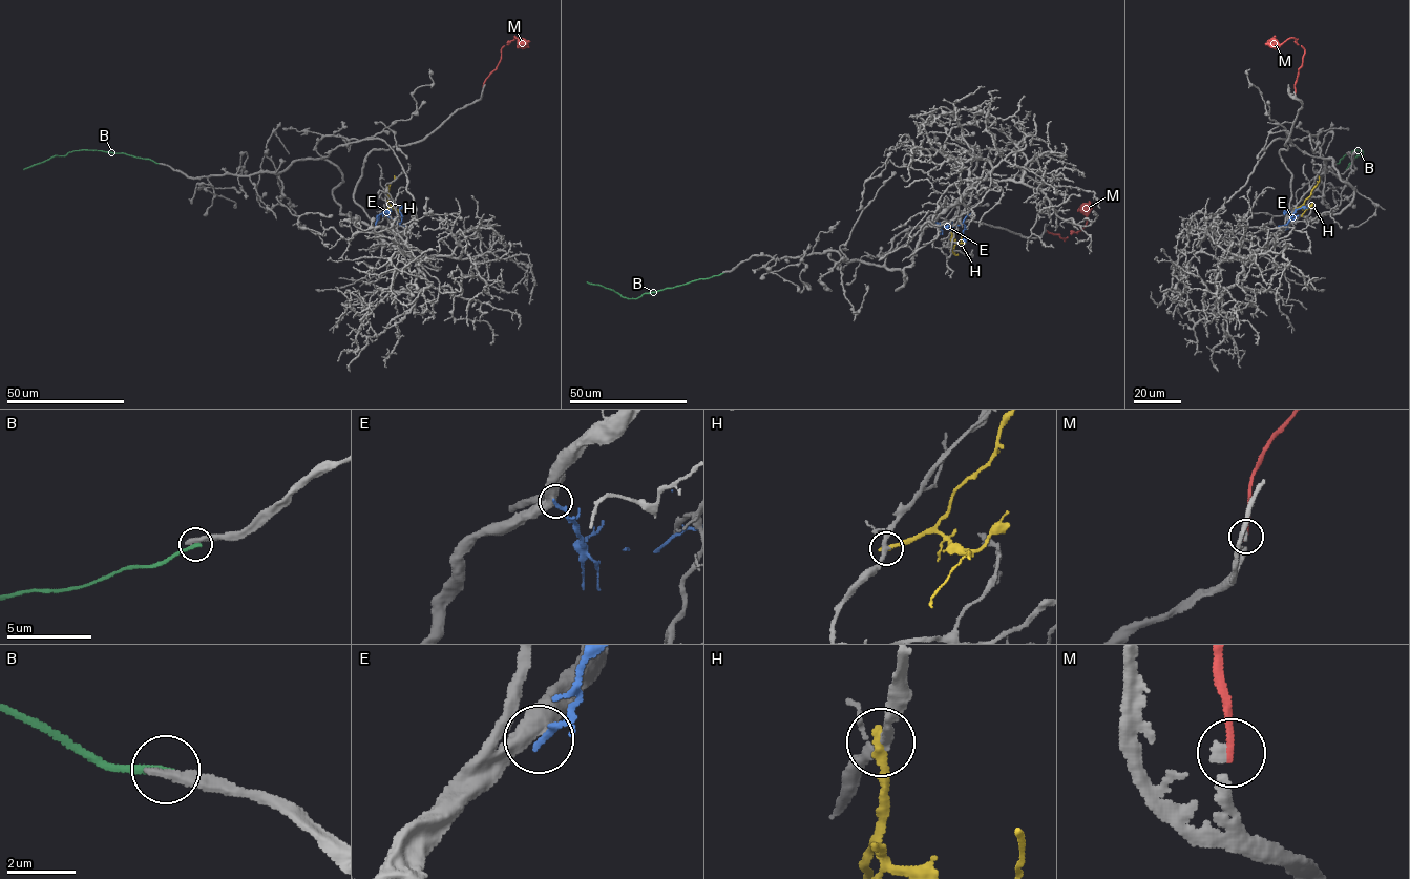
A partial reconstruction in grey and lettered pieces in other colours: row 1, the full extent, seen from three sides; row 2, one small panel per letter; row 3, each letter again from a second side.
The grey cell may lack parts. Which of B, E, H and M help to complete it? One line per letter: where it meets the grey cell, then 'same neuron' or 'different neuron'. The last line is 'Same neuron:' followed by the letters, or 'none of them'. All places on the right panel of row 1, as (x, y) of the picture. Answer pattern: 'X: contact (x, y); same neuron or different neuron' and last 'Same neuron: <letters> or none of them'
B: contact (1337, 163); different neuron
E: contact (1286, 229); different neuron
H: contact (1296, 208); different neuron
M: contact (1296, 92); different neuron
Same neuron: none of them

